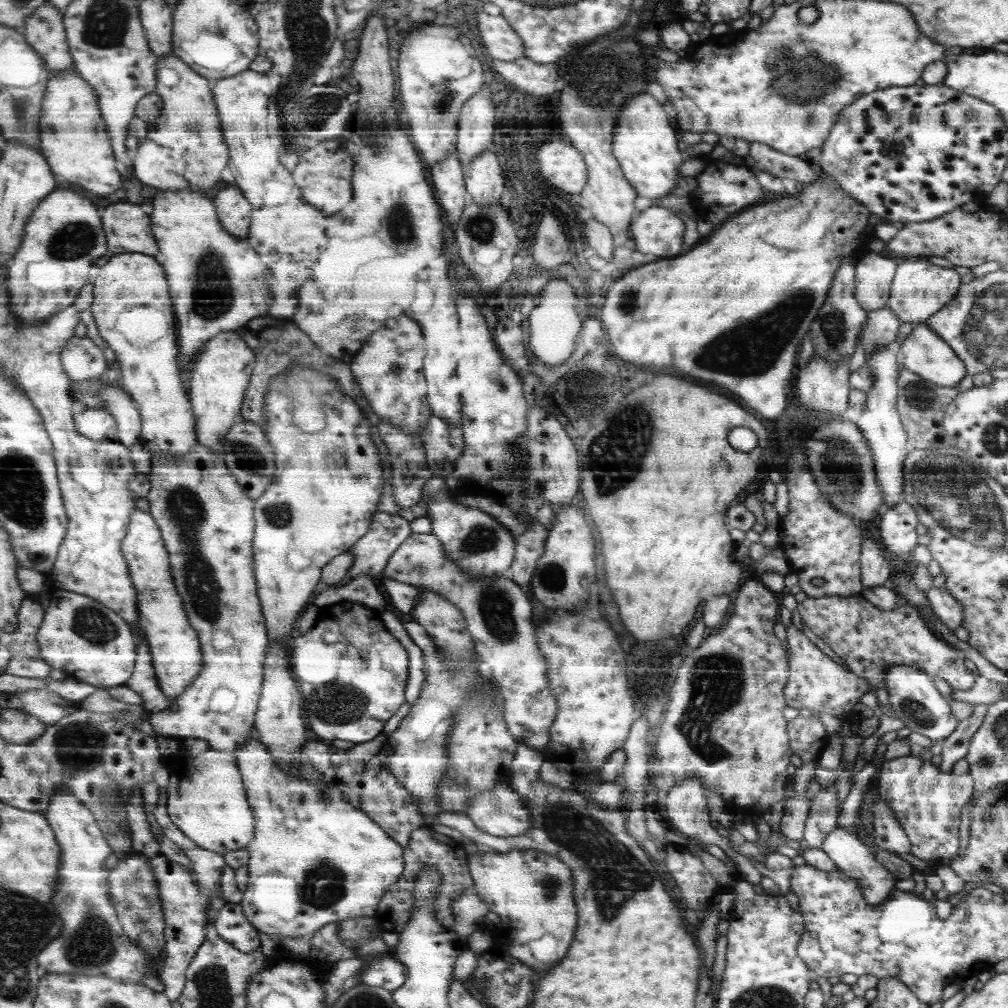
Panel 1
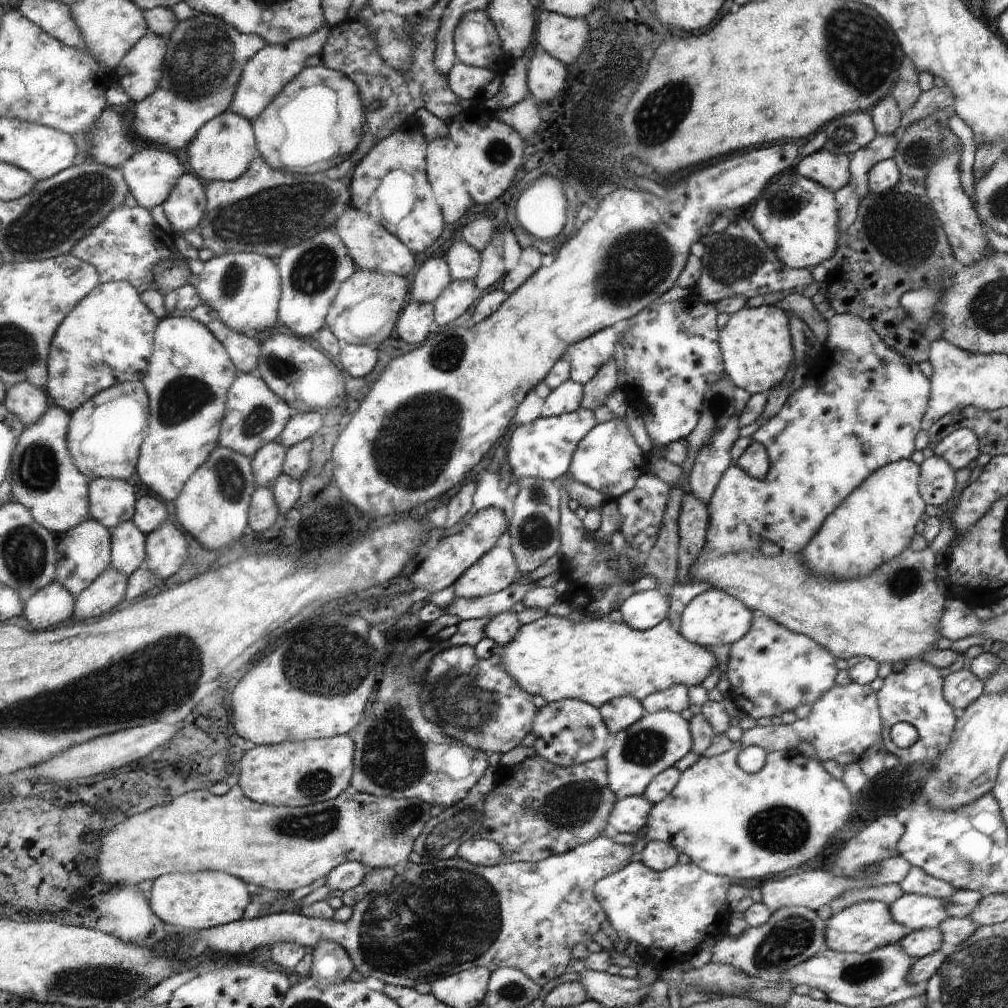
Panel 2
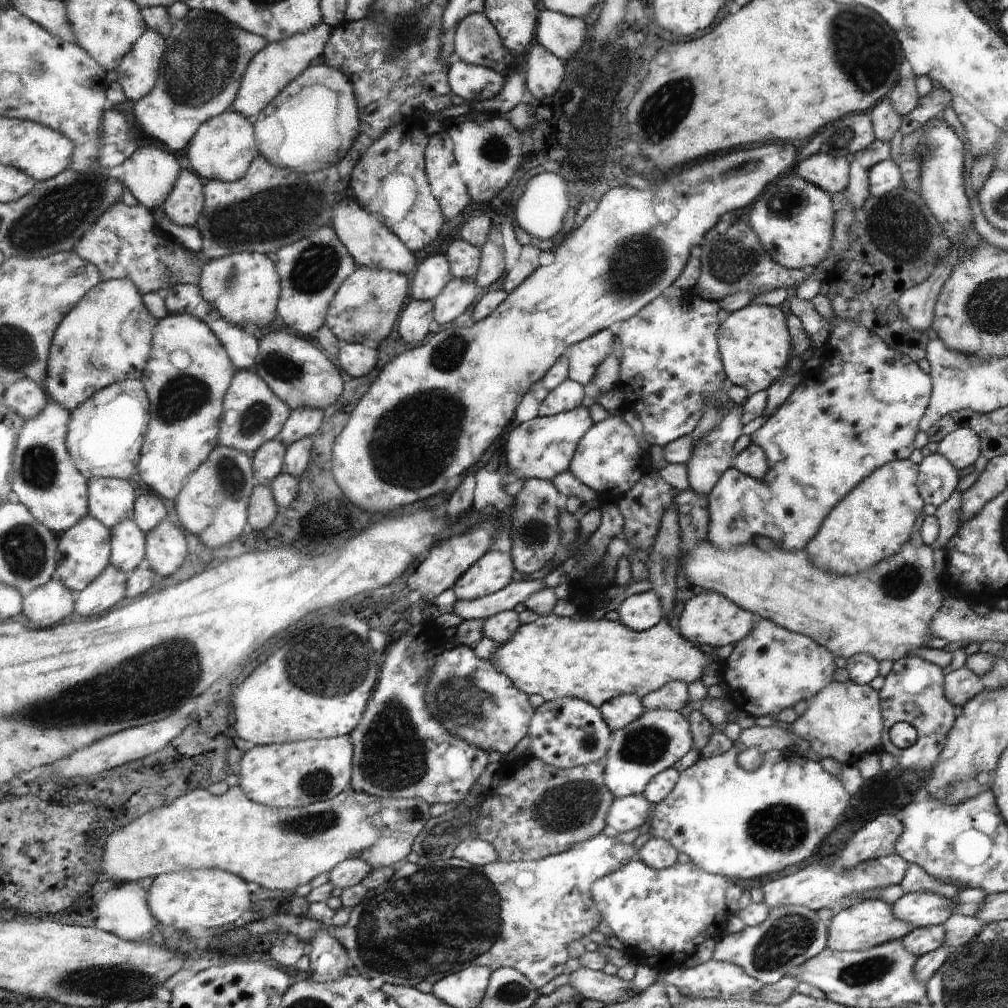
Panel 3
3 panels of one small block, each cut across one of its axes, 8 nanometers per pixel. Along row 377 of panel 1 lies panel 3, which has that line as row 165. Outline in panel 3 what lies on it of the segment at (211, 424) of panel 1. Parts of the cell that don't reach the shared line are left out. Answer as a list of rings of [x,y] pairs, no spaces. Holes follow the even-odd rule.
[[[229,108],[225,114],[201,124],[195,138],[189,144],[187,154],[193,166],[193,172],[197,172],[203,180],[223,180],[231,184],[245,180],[245,176],[249,176],[253,162],[261,154],[261,148],[257,142],[255,118],[251,120],[243,112]]]

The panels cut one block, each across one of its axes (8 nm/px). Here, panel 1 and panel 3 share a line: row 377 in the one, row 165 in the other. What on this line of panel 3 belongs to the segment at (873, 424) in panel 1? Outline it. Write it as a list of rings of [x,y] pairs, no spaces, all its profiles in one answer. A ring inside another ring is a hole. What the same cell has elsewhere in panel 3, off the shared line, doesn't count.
[[[883,160],[881,164],[869,170],[869,196],[883,198],[891,192],[897,192],[901,186],[903,186],[901,168],[895,162]]]

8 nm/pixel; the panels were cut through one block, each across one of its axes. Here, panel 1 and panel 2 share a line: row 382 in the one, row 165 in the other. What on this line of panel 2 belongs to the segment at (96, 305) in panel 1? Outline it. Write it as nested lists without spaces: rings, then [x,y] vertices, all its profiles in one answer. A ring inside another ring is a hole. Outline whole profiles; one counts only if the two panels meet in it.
[[[139,148],[135,156],[131,156],[131,160],[125,160],[121,164],[121,170],[129,182],[131,194],[135,198],[135,202],[141,208],[153,208],[153,206],[163,206],[169,196],[175,192],[177,184],[181,182],[181,176],[185,176],[185,168],[179,162],[179,158],[169,152],[169,150],[159,150],[159,148]]]

